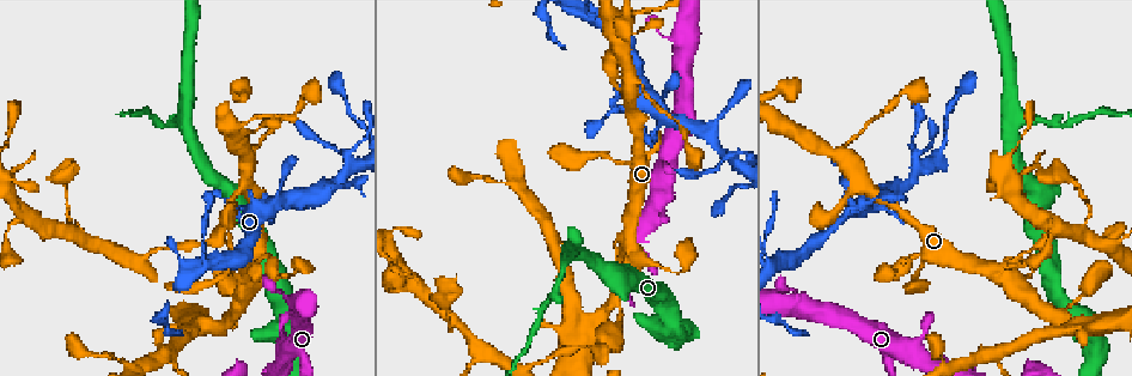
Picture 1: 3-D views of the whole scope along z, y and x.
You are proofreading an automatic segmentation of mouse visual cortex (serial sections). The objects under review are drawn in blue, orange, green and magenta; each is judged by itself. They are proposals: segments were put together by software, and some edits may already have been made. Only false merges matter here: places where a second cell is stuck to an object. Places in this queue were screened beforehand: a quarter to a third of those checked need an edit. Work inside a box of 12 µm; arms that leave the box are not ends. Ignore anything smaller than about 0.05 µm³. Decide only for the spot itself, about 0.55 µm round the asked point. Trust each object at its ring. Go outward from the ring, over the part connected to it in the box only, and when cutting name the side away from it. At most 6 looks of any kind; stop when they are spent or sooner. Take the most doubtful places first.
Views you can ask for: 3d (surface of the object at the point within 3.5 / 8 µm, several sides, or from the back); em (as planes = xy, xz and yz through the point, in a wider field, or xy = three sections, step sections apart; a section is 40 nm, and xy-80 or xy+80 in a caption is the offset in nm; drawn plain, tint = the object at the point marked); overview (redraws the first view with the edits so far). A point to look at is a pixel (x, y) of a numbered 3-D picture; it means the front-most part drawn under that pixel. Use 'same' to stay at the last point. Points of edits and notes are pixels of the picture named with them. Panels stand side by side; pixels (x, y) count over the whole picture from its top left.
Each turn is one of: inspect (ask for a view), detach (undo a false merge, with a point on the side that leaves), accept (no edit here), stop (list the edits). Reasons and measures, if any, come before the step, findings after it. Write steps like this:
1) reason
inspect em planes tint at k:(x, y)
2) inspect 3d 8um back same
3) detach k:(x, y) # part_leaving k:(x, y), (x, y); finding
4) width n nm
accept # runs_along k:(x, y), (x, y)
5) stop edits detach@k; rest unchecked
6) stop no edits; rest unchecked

thin neck
inspect 3d 3.5um at 1:(1059, 127)

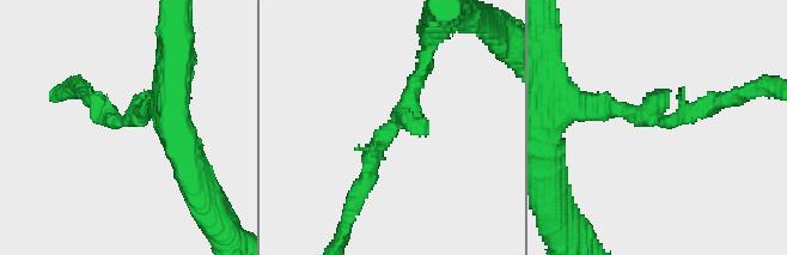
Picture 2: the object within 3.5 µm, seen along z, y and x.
need the tissue
inspect em xy step 3 plain at 2:(118, 126)

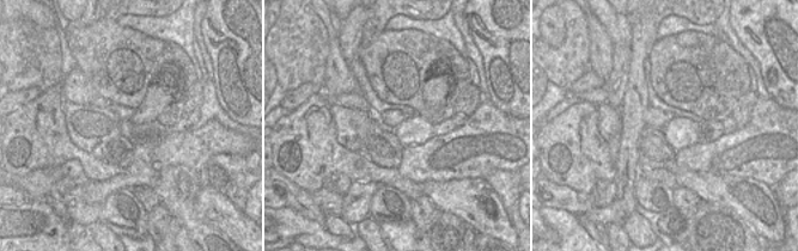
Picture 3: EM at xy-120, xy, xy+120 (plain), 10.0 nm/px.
inspect em xy step 3 tint same

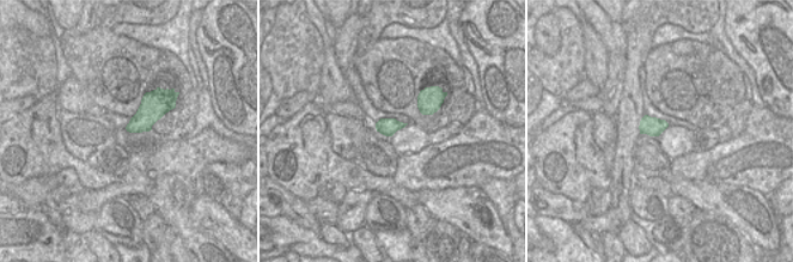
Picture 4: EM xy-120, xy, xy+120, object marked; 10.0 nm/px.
accept # one cell here

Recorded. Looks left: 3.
four arms meet
inspect 3d 3.5um at 1:(731, 160)

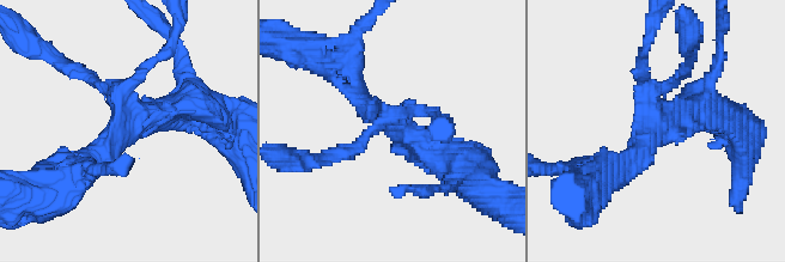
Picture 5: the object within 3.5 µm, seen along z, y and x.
arms 4; arm_widths 150, 150, 300, 300 nm
inspect em xy step 1 tint at 5:(126, 123)

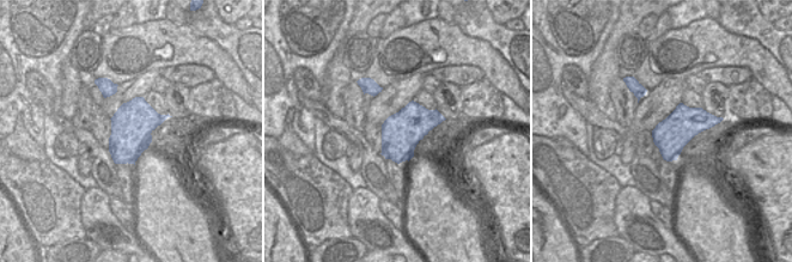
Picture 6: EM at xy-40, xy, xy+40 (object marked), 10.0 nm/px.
accept # runs_along 5:(348, 81), (363, 103), (451, 170); one cell here

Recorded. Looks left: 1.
stop no edits; rest unchecked

